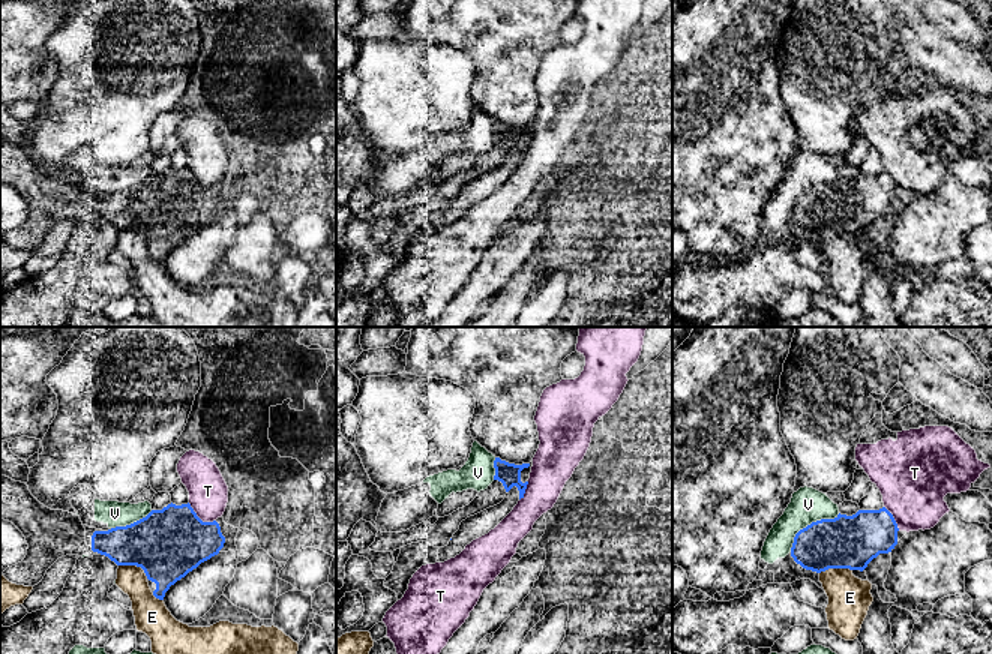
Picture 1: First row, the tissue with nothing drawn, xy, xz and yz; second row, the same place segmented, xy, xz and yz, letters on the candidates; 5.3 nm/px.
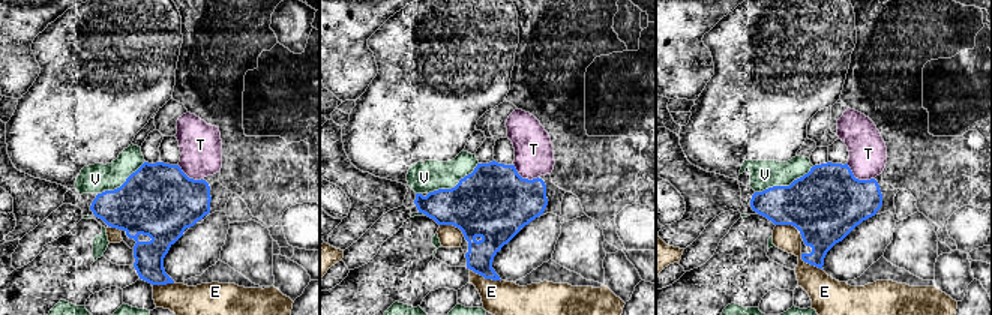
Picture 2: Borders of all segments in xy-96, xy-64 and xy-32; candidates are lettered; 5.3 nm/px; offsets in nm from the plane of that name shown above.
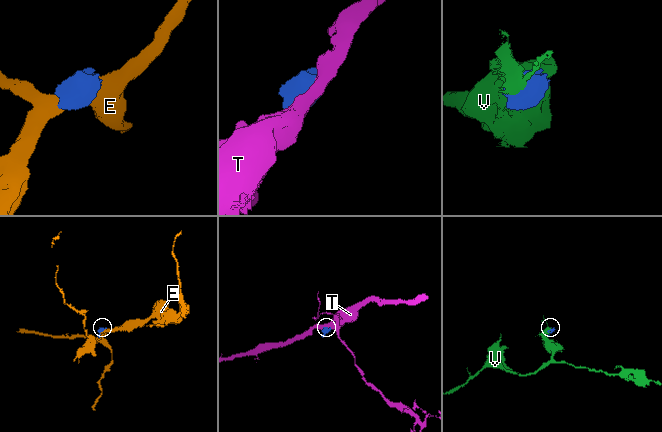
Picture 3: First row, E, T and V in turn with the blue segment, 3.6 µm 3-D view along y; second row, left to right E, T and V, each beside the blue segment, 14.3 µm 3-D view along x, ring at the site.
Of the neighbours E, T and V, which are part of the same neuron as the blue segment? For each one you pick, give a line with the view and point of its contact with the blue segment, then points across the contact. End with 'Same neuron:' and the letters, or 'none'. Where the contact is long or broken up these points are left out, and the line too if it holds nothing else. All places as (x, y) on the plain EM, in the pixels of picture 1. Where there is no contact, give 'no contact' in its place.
Same neuron: none

